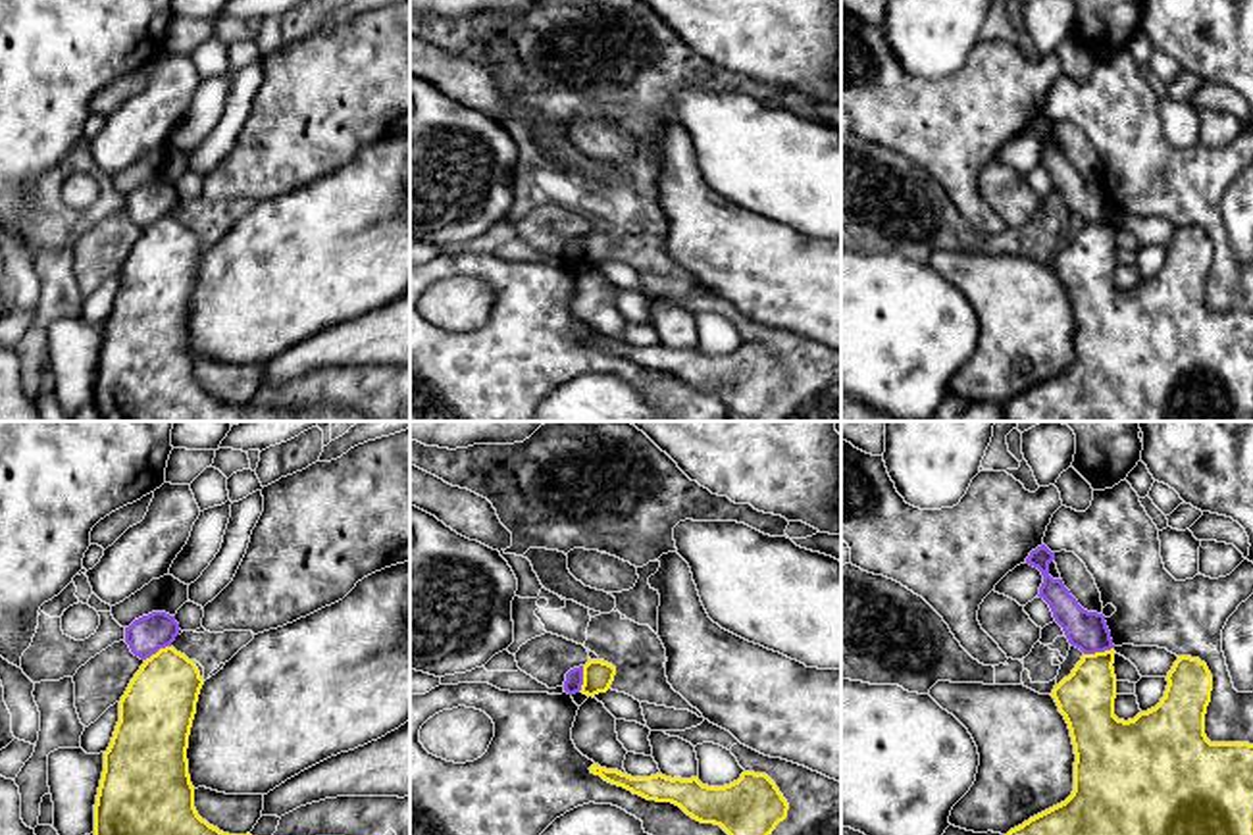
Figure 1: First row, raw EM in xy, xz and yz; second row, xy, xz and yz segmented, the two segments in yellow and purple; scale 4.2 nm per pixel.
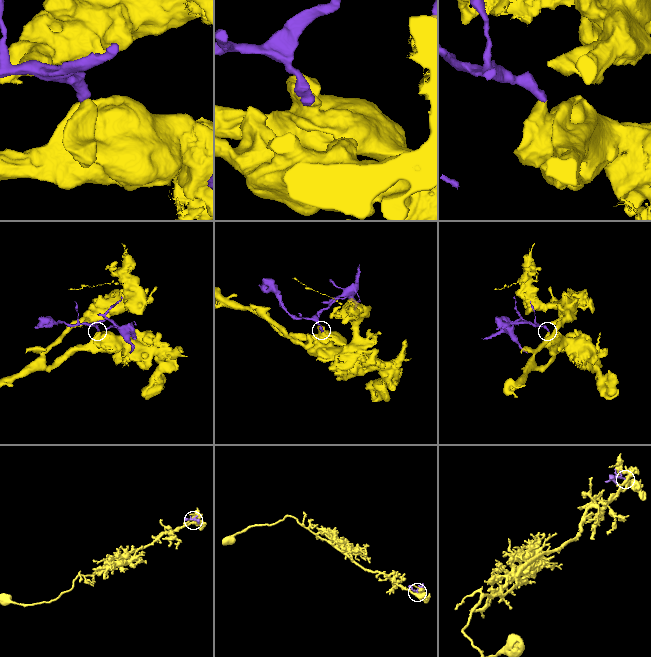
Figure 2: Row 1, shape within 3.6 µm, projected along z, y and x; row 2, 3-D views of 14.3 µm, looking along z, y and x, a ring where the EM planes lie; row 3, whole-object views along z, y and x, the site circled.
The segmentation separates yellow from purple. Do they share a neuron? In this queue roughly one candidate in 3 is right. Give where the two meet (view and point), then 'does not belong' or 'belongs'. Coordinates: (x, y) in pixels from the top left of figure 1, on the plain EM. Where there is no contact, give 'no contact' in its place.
meets yellow in yz at (1098, 222); does not belong

